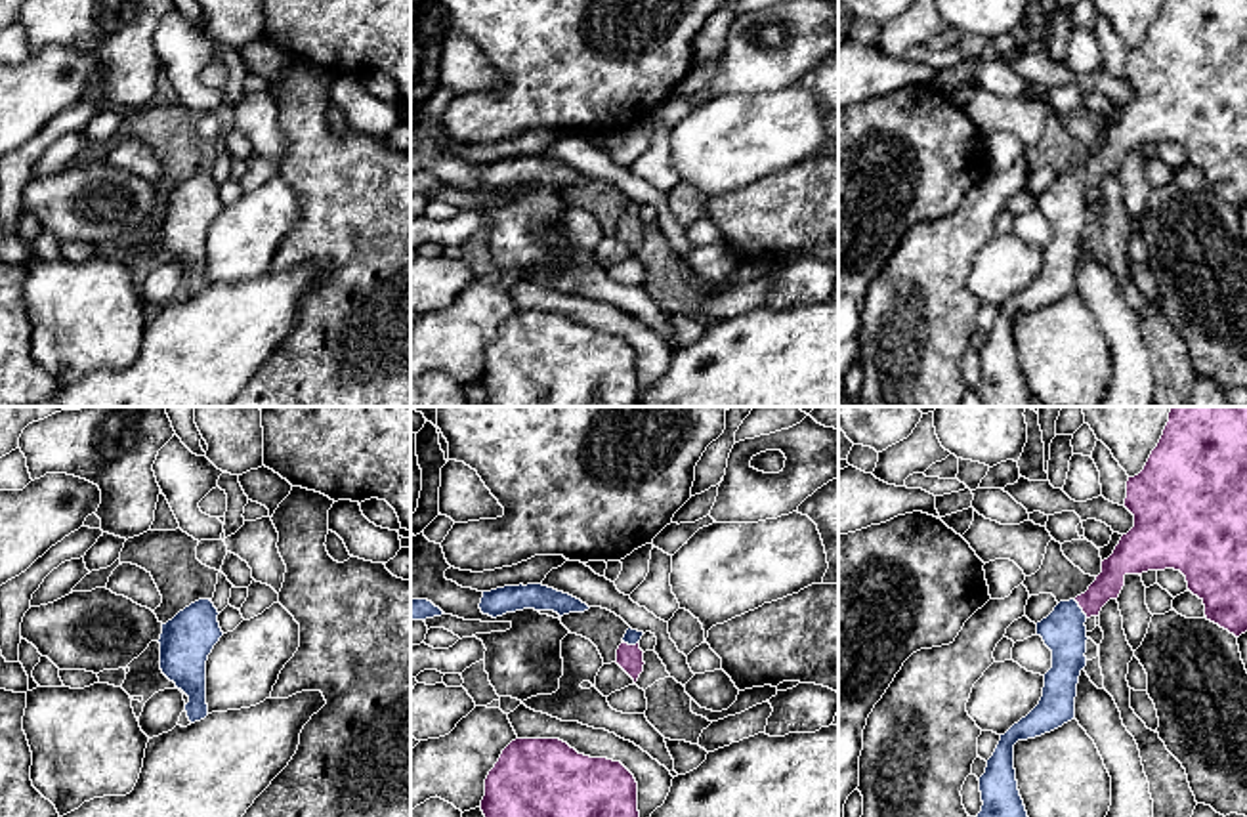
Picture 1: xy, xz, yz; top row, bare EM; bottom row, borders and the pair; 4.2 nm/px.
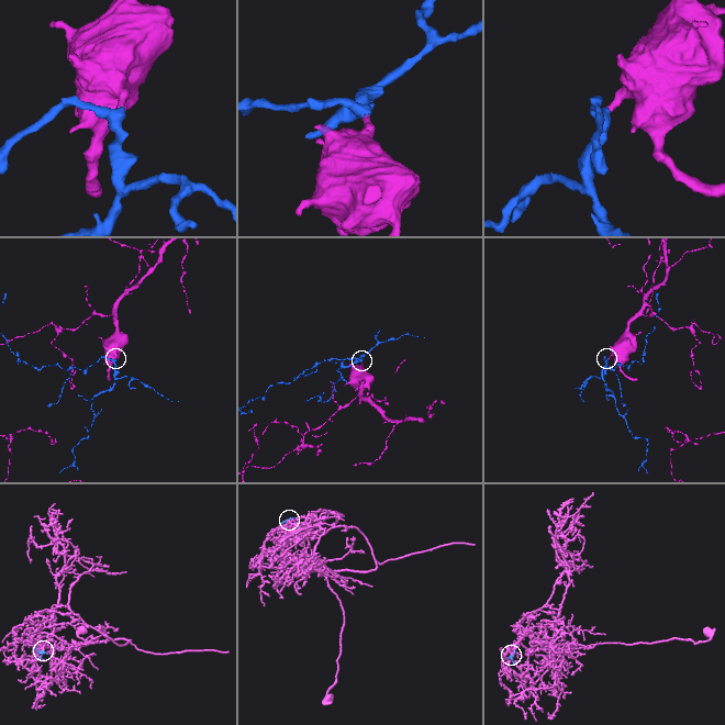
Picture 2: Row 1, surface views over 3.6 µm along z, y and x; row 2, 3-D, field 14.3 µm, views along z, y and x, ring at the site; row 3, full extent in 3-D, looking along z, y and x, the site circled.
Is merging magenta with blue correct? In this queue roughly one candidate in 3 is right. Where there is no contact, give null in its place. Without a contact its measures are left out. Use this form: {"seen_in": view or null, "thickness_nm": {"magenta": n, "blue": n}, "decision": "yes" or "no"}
{"seen_in": "yz", "thickness_nm": {"magenta": 120, "blue": 190}, "decision": "yes"}

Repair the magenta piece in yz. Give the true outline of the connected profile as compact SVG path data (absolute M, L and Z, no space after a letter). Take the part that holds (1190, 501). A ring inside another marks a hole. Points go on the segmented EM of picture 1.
M1173 407L1144 470L1127 481L1125 508L1134 515L1134 527L1102 561L1096 580L1037 622L1037 636L1052 651L1052 668L1045 674L1039 704L1001 735L978 779L983 802L978 817L1027 817L1016 781L1014 744L1075 720L1077 683L1087 666L1085 622L1119 597L1127 575L1180 571L1188 590L1203 601L1207 620L1236 638L1247 632L1247 407Z

